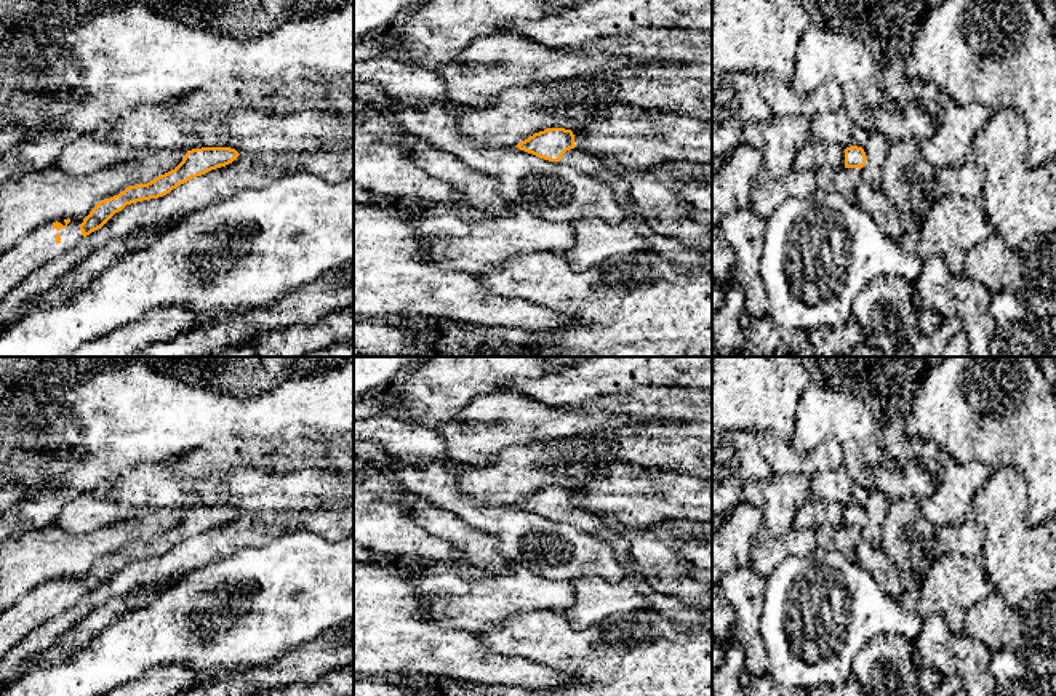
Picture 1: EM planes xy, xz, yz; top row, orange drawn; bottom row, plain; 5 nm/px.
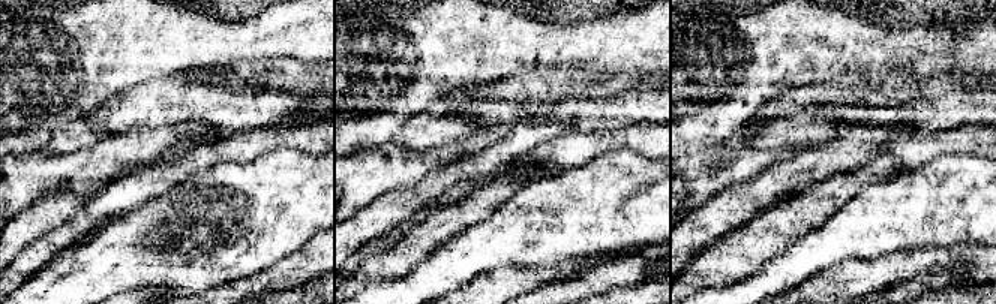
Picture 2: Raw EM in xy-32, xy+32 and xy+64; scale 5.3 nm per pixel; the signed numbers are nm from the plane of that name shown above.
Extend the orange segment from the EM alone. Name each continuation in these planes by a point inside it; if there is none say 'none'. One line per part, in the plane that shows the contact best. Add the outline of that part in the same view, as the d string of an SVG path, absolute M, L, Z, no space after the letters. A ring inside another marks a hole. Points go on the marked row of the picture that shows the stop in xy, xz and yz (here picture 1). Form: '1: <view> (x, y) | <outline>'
1: xy (37, 248) | M83 219L45 222L0 254L0 301L30 272L74 250Z
2: yz (877, 148) | M875 131L869 133L869 141L864 146L866 165L861 168L862 181L869 182L877 192L882 190L882 168L888 157L890 139Z

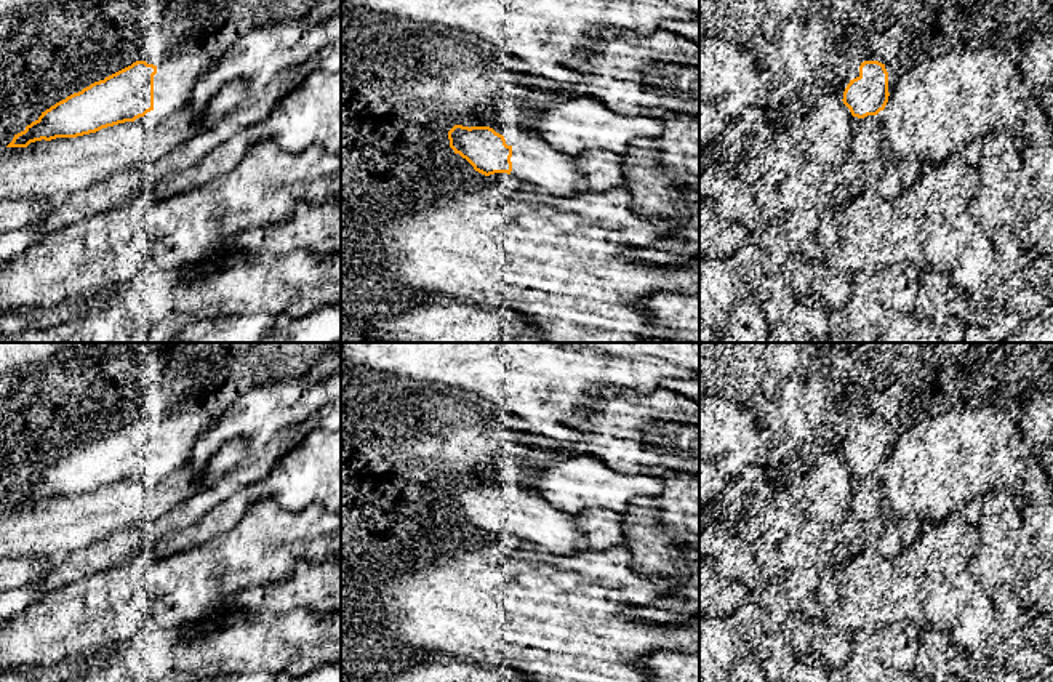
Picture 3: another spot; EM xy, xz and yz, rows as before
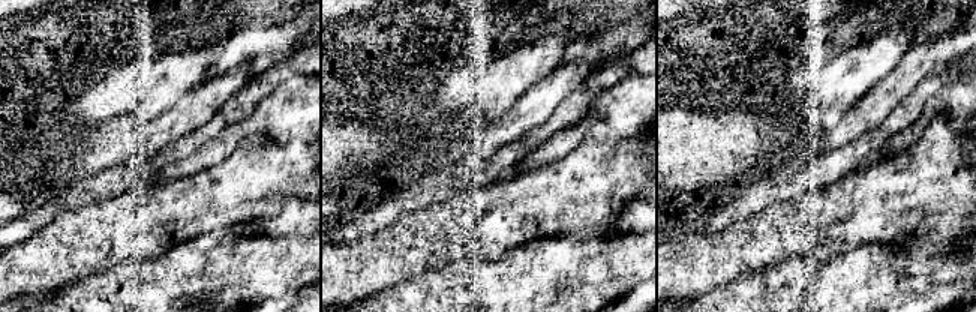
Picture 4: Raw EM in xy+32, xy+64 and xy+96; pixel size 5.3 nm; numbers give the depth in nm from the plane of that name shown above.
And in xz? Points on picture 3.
1: xz (540, 162) | M539 134L531 136L530 147L512 147L510 162L512 176L525 183L539 183L555 197L570 199L589 192L573 155L555 150Z

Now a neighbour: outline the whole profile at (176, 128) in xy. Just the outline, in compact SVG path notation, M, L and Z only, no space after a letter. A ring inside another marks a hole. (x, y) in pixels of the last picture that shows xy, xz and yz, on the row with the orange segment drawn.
M238 82L226 83L213 94L205 114L205 123L194 126L194 115L189 107L170 115L152 134L150 150L155 158L171 152L181 142L194 138L198 131L208 130L232 112L243 99L245 86Z

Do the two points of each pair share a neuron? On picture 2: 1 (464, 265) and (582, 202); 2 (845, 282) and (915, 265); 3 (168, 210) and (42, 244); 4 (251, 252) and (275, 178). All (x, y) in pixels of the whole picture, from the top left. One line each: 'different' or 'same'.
1: same
2: same
3: different
4: same

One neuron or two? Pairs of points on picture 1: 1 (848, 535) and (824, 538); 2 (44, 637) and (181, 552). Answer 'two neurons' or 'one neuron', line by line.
1: one neuron
2: one neuron

